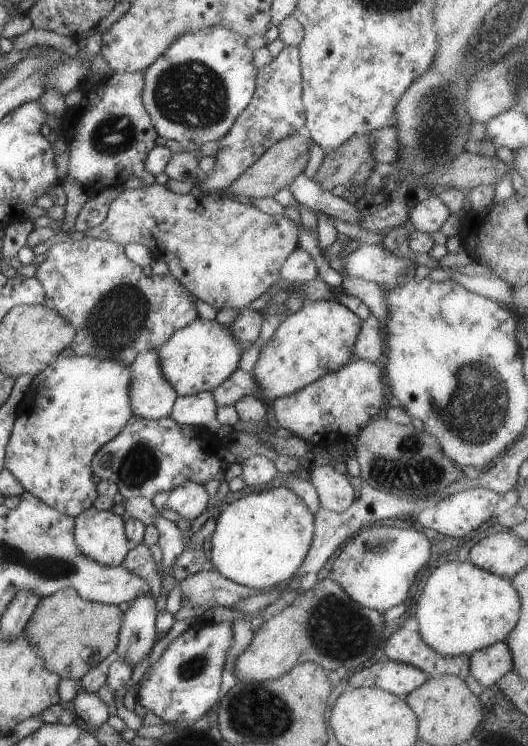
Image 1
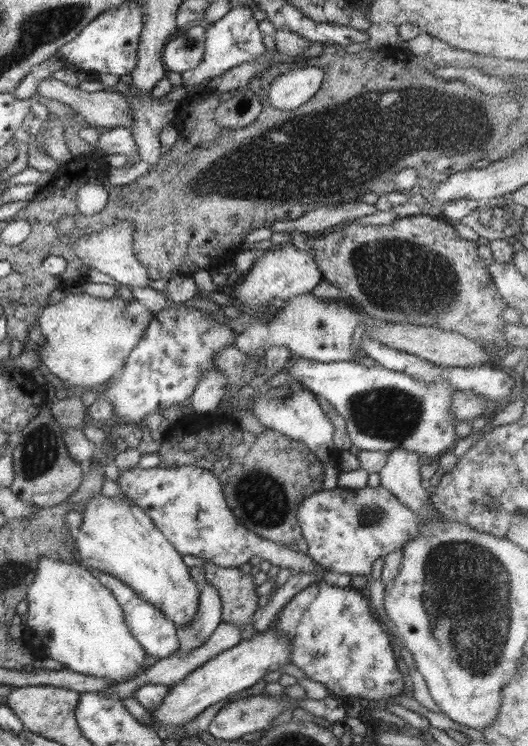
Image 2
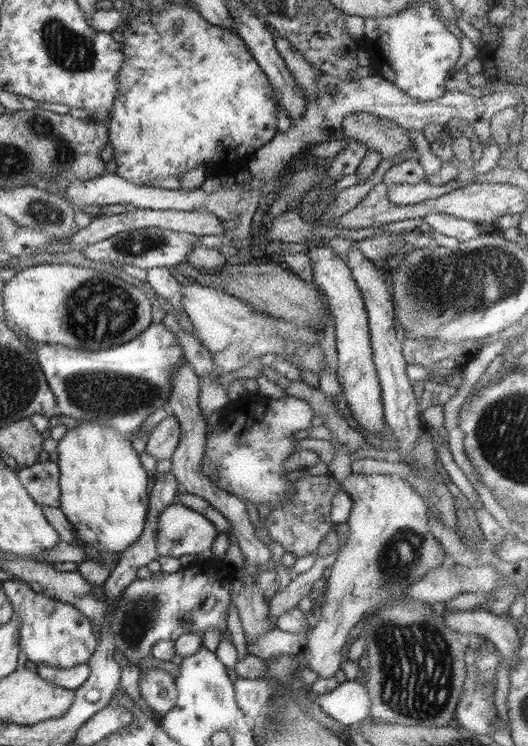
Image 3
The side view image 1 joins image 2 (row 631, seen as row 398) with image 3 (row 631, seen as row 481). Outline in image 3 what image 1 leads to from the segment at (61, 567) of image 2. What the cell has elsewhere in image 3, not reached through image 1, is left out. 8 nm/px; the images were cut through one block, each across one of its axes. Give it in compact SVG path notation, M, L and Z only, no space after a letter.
M7 584L3 592L13 605L15 616L21 621L18 630L19 652L26 654L27 660L35 664L46 664L52 668L74 668L86 664L97 645L94 626L74 606L54 598L36 593L25 585Z

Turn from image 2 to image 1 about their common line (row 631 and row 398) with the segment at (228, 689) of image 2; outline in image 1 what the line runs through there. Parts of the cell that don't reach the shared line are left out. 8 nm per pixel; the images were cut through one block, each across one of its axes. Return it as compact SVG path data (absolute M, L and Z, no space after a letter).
M334 298L307 301L298 312L287 316L278 326L272 341L261 350L253 375L259 393L270 400L292 395L352 363L353 345L362 324L356 314Z

